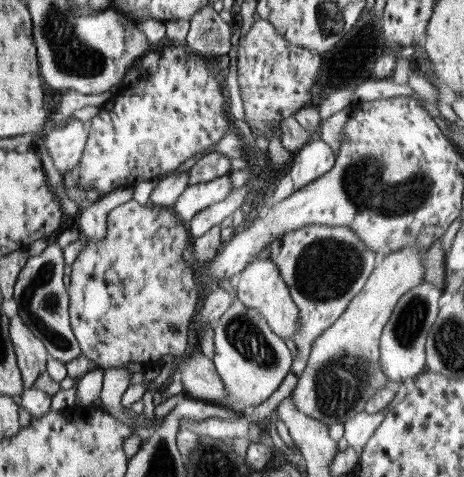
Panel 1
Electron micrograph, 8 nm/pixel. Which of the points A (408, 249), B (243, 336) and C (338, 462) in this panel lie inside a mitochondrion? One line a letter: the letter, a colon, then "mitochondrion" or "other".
A: other
B: mitochondrion
C: other

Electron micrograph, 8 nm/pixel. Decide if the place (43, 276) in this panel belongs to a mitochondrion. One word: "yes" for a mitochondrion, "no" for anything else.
yes

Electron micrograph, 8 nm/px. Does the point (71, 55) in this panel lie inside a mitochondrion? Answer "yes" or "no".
yes

